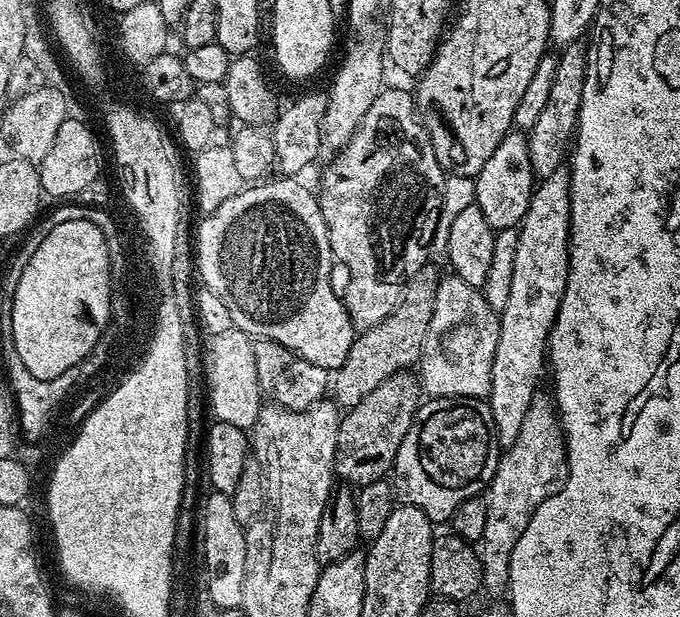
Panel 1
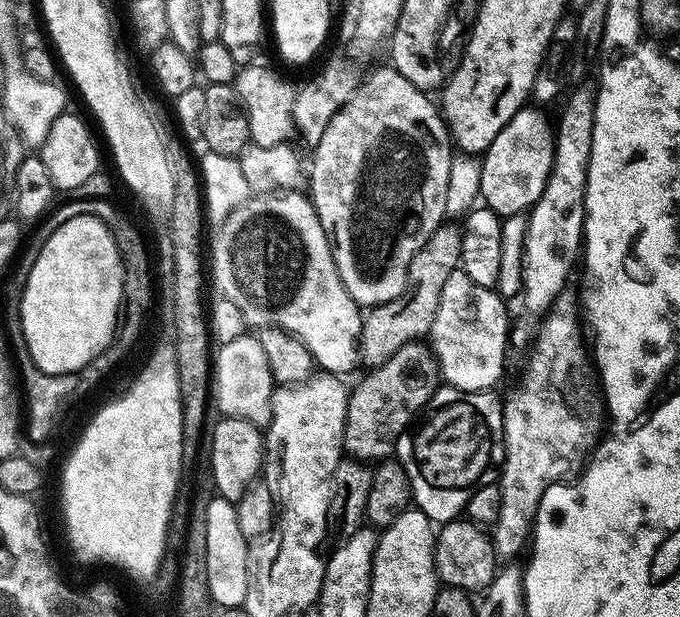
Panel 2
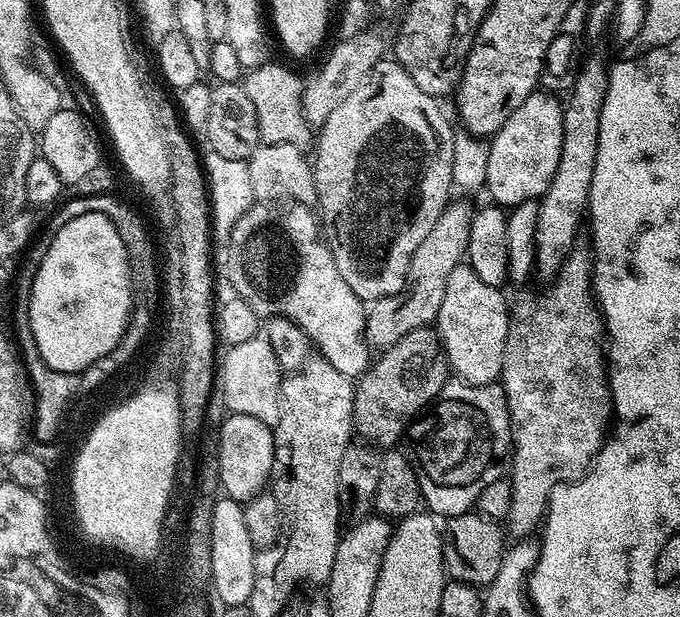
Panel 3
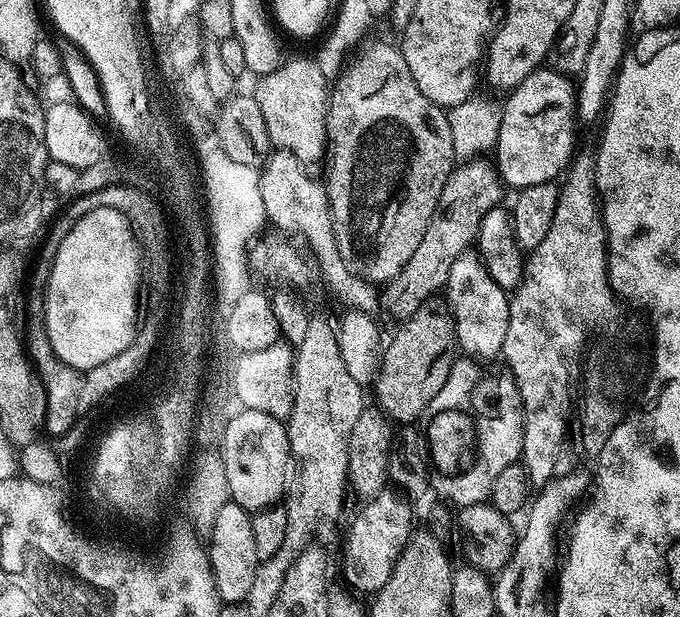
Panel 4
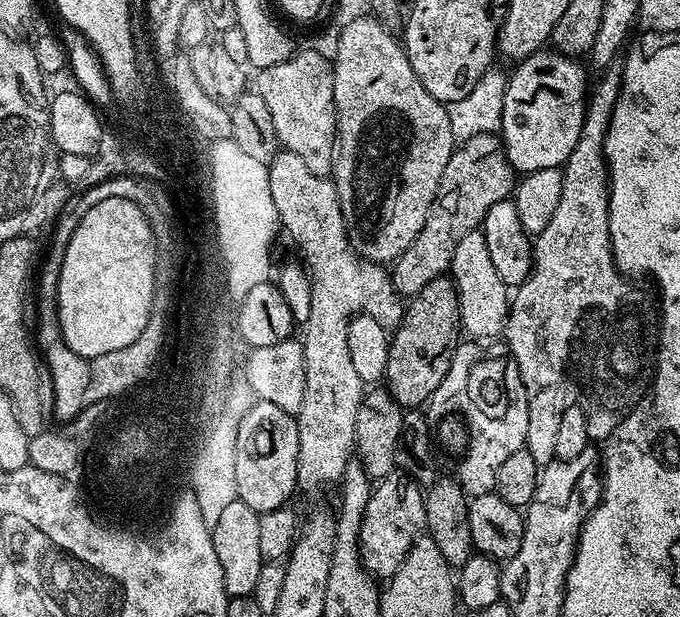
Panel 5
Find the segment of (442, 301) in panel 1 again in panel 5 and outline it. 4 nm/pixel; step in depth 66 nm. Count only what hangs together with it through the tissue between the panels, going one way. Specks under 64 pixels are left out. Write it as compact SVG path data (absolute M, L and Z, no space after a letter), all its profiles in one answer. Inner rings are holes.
M470 230L466 235L460 238L459 244L454 250L454 258L452 259L452 267L450 269L451 283L456 285L458 310L460 311L460 319L458 324L465 333L469 332L472 336L477 336L480 340L488 340L491 336L496 336L505 331L508 323L508 310L510 307L510 289L507 284L502 282L502 278L498 278L498 274L494 270L494 262L490 262L490 250L484 241L483 231Z

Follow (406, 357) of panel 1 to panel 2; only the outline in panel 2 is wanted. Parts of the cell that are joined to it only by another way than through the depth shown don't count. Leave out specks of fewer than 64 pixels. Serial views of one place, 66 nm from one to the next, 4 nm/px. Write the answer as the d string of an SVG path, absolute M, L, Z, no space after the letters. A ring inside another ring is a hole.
M441 226L436 233L414 254L414 262L410 262L408 271L408 287L398 298L388 304L380 304L376 308L367 309L360 325L359 359L375 370L386 363L398 350L407 344L423 341L432 331L434 314L438 314L438 302L442 298L442 286L446 286L446 278L460 267L461 229Z

